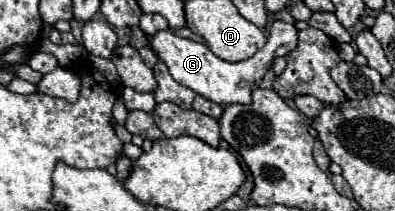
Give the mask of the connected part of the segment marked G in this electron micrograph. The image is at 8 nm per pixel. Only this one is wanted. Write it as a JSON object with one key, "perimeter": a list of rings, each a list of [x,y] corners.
{"perimeter":[[[273,21],[271,35],[263,49],[259,49],[253,57],[249,57],[245,61],[237,61],[237,63],[219,59],[217,55],[211,53],[211,49],[207,45],[191,41],[191,39],[183,39],[183,37],[175,35],[171,29],[157,31],[149,39],[149,47],[169,67],[169,73],[173,75],[173,79],[177,83],[193,89],[195,93],[199,93],[205,99],[215,101],[219,105],[249,103],[255,81],[261,79],[273,67],[273,61],[279,55],[287,55],[291,49],[295,49],[295,45],[297,45],[297,29],[291,23],[283,23],[283,21]]]}

